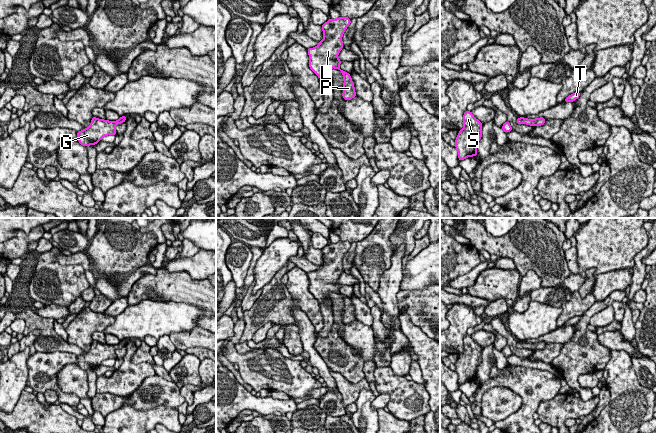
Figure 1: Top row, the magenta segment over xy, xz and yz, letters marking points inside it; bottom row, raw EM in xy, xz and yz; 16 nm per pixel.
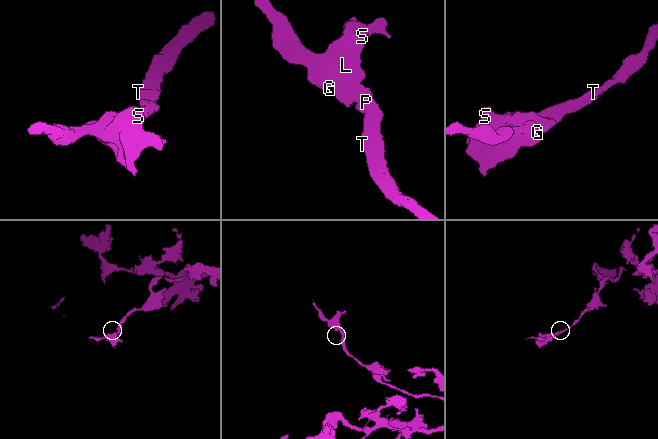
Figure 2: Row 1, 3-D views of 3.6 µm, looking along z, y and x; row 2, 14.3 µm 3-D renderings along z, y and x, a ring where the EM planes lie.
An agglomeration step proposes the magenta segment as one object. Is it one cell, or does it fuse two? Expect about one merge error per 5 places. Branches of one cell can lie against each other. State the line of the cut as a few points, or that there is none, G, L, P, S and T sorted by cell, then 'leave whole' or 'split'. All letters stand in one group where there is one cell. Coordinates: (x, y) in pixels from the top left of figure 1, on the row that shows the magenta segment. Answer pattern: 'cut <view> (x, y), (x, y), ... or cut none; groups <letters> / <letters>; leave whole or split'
cut none; groups G L P S T; leave whole

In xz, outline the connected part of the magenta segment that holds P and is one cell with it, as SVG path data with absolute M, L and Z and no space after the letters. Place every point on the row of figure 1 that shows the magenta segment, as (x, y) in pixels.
M339 17L330 19L321 27L324 38L319 41L319 45L307 49L309 54L309 67L318 76L319 80L330 74L330 69L335 68L343 74L343 99L348 101L356 97L354 82L351 75L340 69L340 64L343 62L338 59L338 54L343 48L342 36L344 31L350 25L351 19L348 17Z

